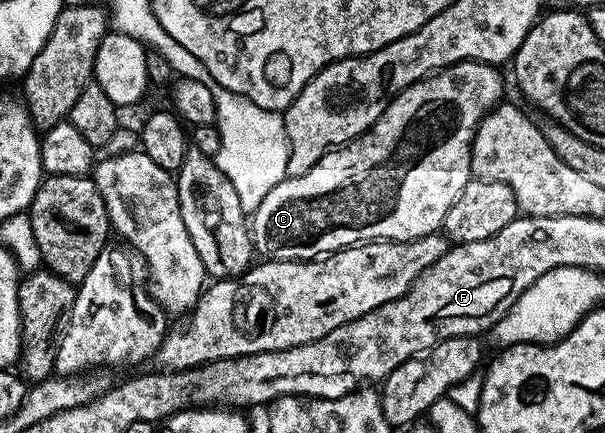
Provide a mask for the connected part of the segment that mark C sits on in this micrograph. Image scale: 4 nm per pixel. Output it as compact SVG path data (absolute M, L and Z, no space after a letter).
M463 60L460 64L450 64L447 68L441 68L426 76L424 80L418 80L409 85L403 92L398 92L392 100L388 100L386 110L373 122L373 126L363 132L356 140L343 144L340 148L334 148L312 166L309 171L300 176L287 176L257 206L249 220L251 239L256 253L259 252L264 261L269 260L314 260L322 258L332 252L339 252L343 248L350 248L364 242L377 240L416 240L422 236L430 236L438 233L443 226L445 214L449 214L449 206L461 198L461 190L473 178L471 175L471 143L475 141L475 132L479 123L488 112L492 111L500 103L499 95L503 92L503 80L499 77L500 69L493 64L483 64L480 60Z

